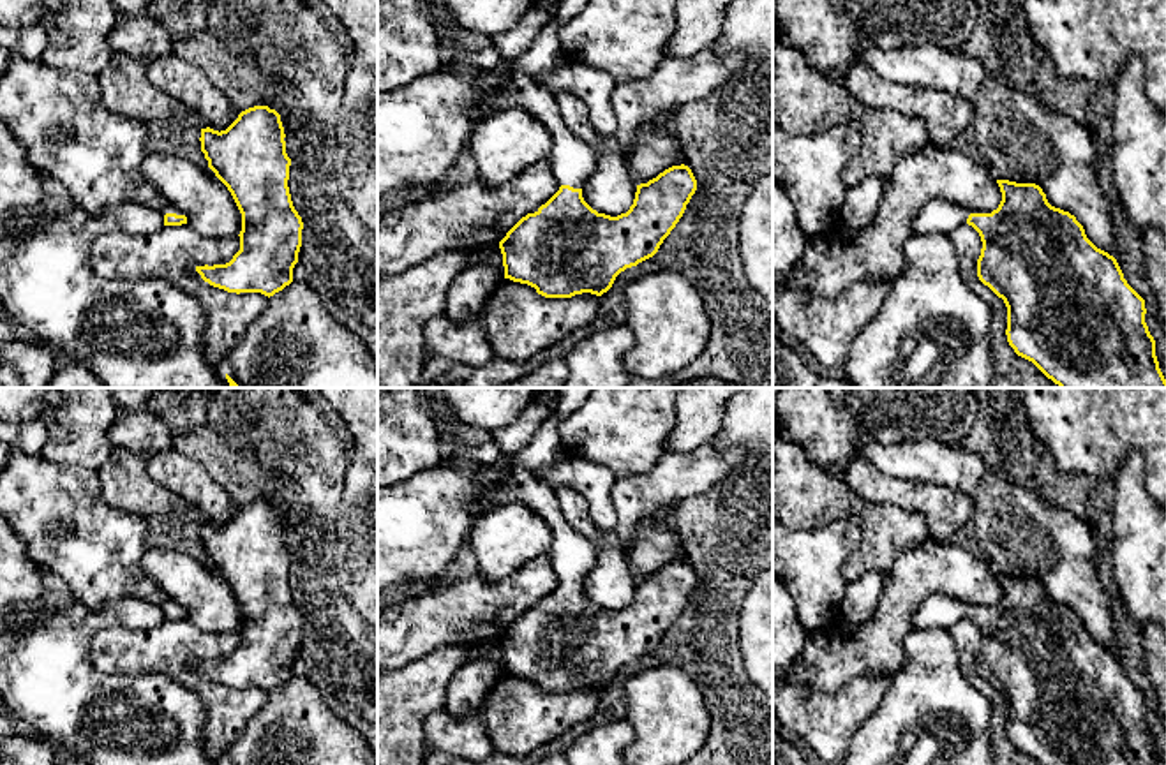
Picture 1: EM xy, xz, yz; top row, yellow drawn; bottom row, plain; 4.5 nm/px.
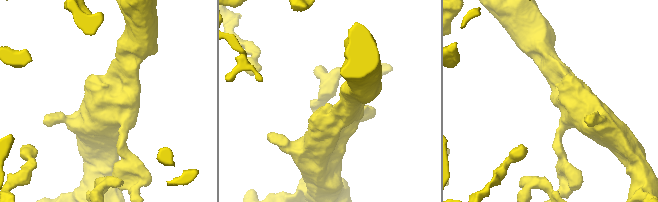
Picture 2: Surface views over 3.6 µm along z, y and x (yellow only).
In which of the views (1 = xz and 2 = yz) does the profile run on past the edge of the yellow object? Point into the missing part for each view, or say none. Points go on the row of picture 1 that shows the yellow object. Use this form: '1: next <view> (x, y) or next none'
1: next xz (572, 161)
2: next yz (939, 215)

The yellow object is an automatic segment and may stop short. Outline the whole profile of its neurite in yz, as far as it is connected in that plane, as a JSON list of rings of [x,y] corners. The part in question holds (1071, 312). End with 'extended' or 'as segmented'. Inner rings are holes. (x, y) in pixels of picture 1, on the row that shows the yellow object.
[[[997,180],[1002,201],[991,213],[970,213],[944,199],[924,203],[912,224],[914,234],[946,233],[972,226],[983,241],[977,277],[1007,307],[1007,342],[1060,388],[1166,388],[1155,356],[1155,340],[1145,323],[1145,300],[1127,284],[1113,256],[1097,249],[1074,215],[1048,203],[1035,183]]] | extended

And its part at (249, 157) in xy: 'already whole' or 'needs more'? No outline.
already whole

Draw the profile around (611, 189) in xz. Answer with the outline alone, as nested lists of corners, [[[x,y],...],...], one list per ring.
[[[557,92],[556,104],[564,125],[594,152],[594,169],[582,185],[584,201],[610,217],[633,204],[637,183],[616,136],[598,134],[587,118],[586,104],[572,92]]]

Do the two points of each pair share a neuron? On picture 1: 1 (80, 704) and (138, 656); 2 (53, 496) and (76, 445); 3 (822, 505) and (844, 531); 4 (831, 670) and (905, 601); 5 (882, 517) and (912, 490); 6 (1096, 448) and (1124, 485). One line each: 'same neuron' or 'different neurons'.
1: different neurons
2: different neurons
3: different neurons
4: same neuron
5: different neurons
6: different neurons

